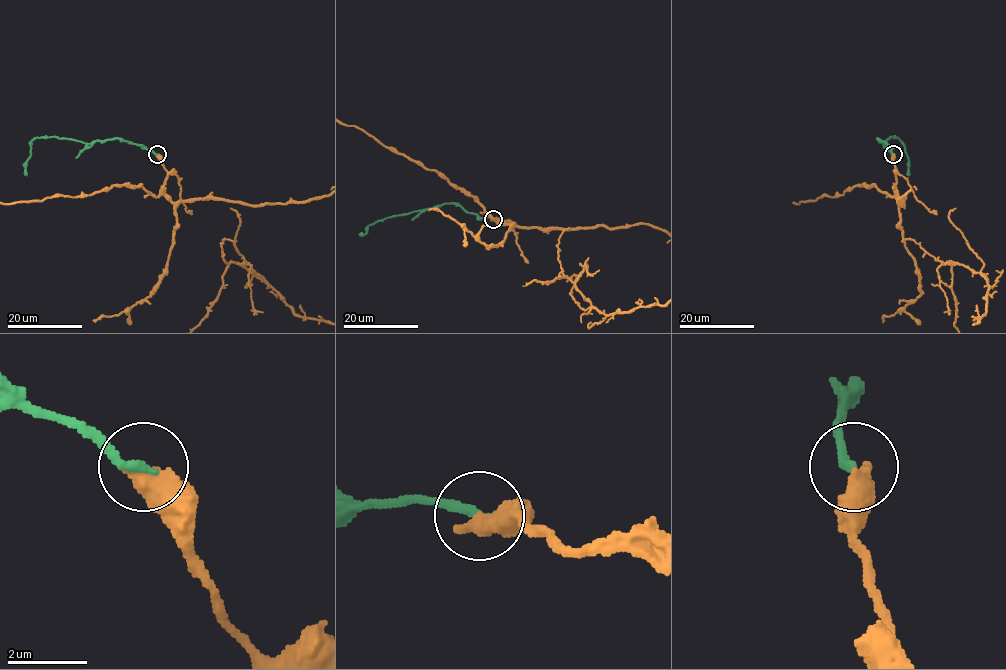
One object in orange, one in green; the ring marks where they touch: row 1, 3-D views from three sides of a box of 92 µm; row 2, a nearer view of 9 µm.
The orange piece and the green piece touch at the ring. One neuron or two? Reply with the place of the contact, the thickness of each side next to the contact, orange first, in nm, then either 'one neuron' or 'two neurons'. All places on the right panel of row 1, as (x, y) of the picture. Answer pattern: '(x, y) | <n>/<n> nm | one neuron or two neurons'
(893, 154) | 600/240 nm | two neurons

